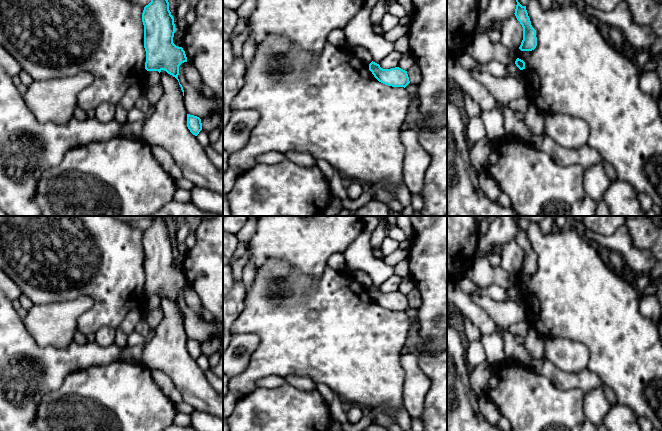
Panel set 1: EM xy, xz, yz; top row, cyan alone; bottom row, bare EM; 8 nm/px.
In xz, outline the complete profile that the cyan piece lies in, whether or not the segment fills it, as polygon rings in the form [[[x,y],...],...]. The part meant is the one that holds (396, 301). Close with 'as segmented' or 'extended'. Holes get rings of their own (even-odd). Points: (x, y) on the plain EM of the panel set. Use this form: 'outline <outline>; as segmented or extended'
outline [[[372,285],[369,294],[379,306],[388,310],[405,312],[410,307],[407,295],[399,291],[383,293]]]; as segmented

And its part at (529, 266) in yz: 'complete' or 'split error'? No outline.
complete

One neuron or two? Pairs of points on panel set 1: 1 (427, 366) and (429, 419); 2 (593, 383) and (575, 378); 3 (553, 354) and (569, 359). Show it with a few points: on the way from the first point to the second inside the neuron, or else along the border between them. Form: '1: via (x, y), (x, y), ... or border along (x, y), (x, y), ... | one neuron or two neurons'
1: via (436, 379), (436, 406) | one neuron
2: via (589, 381), (579, 380) | one neuron
3: via (557, 354), (565, 355) | one neuron

